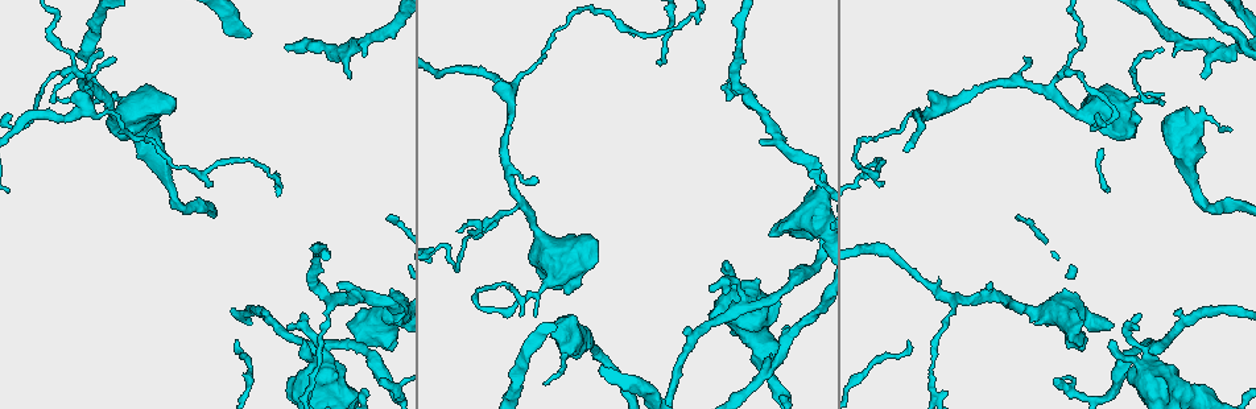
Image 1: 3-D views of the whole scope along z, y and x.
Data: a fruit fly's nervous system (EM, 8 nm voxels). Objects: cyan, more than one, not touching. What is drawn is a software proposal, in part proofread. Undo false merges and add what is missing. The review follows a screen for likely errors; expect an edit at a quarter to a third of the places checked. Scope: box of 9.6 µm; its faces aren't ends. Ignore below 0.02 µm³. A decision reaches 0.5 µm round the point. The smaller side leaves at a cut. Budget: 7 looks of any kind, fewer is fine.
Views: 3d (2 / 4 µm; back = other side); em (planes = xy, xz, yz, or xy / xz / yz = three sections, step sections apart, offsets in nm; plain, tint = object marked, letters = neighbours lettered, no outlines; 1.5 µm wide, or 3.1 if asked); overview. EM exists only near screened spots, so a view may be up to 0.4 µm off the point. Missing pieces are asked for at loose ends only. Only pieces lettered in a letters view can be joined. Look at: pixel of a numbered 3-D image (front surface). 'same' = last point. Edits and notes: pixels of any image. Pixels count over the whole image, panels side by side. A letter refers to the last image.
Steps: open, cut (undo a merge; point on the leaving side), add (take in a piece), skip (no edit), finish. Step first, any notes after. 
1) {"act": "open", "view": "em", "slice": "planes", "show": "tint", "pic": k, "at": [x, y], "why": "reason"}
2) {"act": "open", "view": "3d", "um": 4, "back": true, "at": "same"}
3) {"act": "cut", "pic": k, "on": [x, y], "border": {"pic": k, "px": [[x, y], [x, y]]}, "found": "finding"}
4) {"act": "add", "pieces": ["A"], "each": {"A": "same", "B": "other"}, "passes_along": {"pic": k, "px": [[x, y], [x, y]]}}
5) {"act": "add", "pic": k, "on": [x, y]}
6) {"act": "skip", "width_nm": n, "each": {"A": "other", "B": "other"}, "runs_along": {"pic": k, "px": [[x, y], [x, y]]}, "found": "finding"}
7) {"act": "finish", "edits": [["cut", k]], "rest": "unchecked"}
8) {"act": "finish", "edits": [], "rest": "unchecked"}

{"act": "open", "view": "em", "slice": "xy", "step": 4, "show": "tint", "pic": 1, "at": [1195, 120], "why": "thick turns thin"}

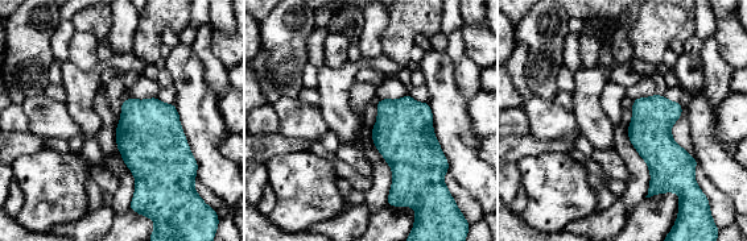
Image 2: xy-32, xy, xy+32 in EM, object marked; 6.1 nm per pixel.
{"act": "open", "view": "em", "slice": "planes", "show": "letters", "at": "same", "why": "another direction"}

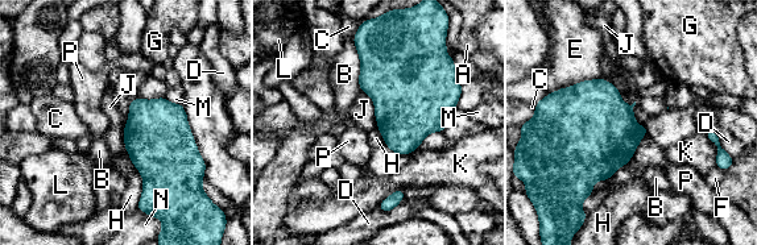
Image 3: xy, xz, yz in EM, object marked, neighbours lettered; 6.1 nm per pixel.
{"act": "skip", "width_nm": 400, "each": {"A": "other", "B": "other", "C": "other", "D": "other", "E": "other", "F": "other", "G": "other", "H": "other", "J": "other", "K": "other", "L": "other", "M": "other", "N": "other", "P": "other"}, "border": {"pic": 3, "px": [[405, 192], [396, 189], [377, 207]]}, "found": "continuous, no second cell"}

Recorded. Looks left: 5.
{"act": "open", "view": "em", "slice": "xy", "step": 8, "show": "tint", "pic": 1, "at": [495, 222], "why": "three-way junction"}

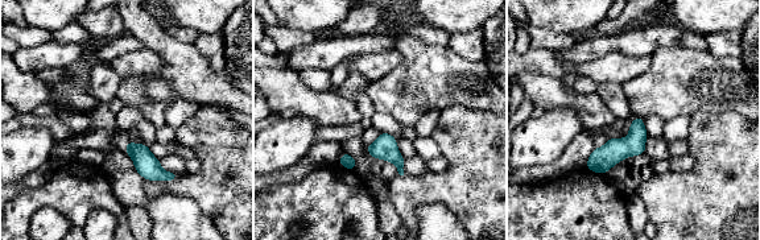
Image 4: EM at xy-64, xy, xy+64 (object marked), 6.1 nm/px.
{"act": "open", "view": "em", "slice": "planes", "show": "letters", "at": "same"}

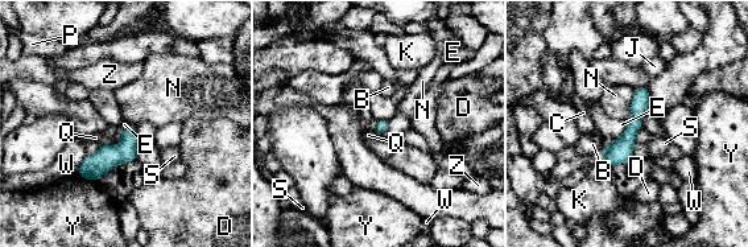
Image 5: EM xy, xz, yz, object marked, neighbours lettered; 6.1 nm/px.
{"act": "skip", "each": {"B": "other", "C": "other", "D": "other", "E": "other", "J": "other", "K": "other", "N": "other", "P": "other", "Q": "other", "S": "other", "W": "other", "Y": "other", "Z": "other"}, "found": "one cell here"}

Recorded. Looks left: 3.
{"act": "open", "view": "em", "slice": "planes", "show": "tint", "pic": 1, "at": [1055, 378], "why": "tapers out"}

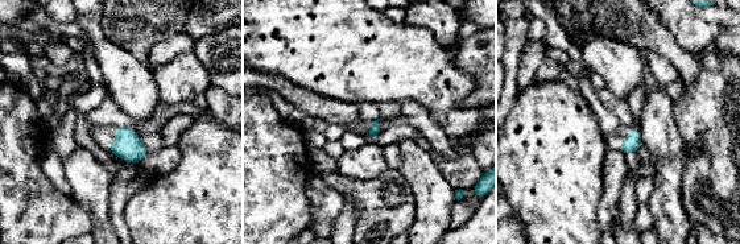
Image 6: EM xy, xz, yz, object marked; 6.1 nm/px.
{"act": "open", "view": "em", "slice": "planes", "show": "letters", "at": "same", "why": "what lies round it"}

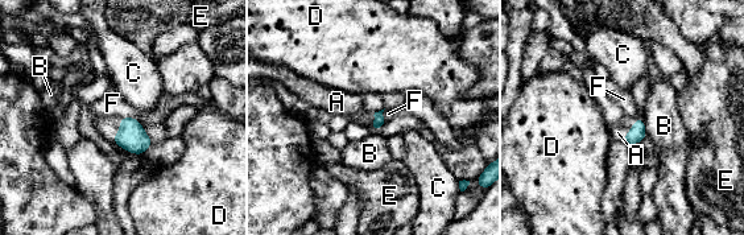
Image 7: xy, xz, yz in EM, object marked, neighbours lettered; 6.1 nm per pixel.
{"act": "add", "pieces": ["A"], "each": {"A": "same", "B": "other", "C": "other", "D": "other", "E": "other", "F": "other"}, "passes_along": {"pic": 7, "px": [[637, 134], [625, 136], [618, 132]]}, "found": "the cell continues"}

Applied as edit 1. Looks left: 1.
{"act": "finish", "edits": [["add", 7]], "rest": "unchecked"}

